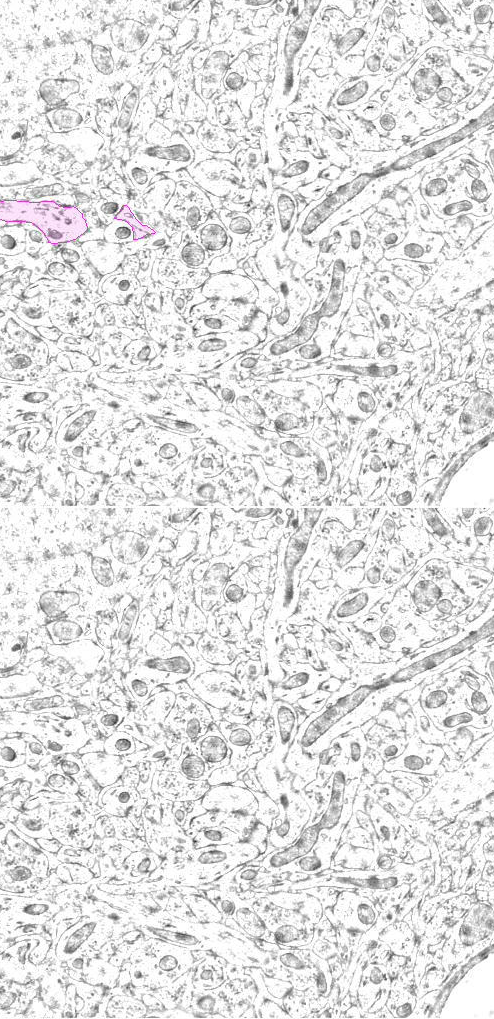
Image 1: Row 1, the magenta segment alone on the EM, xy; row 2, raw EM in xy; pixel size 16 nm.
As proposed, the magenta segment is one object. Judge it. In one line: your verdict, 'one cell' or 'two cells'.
one cell

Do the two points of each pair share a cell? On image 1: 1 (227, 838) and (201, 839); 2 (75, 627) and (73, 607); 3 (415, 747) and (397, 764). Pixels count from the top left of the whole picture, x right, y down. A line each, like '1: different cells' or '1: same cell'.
1: same cell
2: different cells
3: same cell

